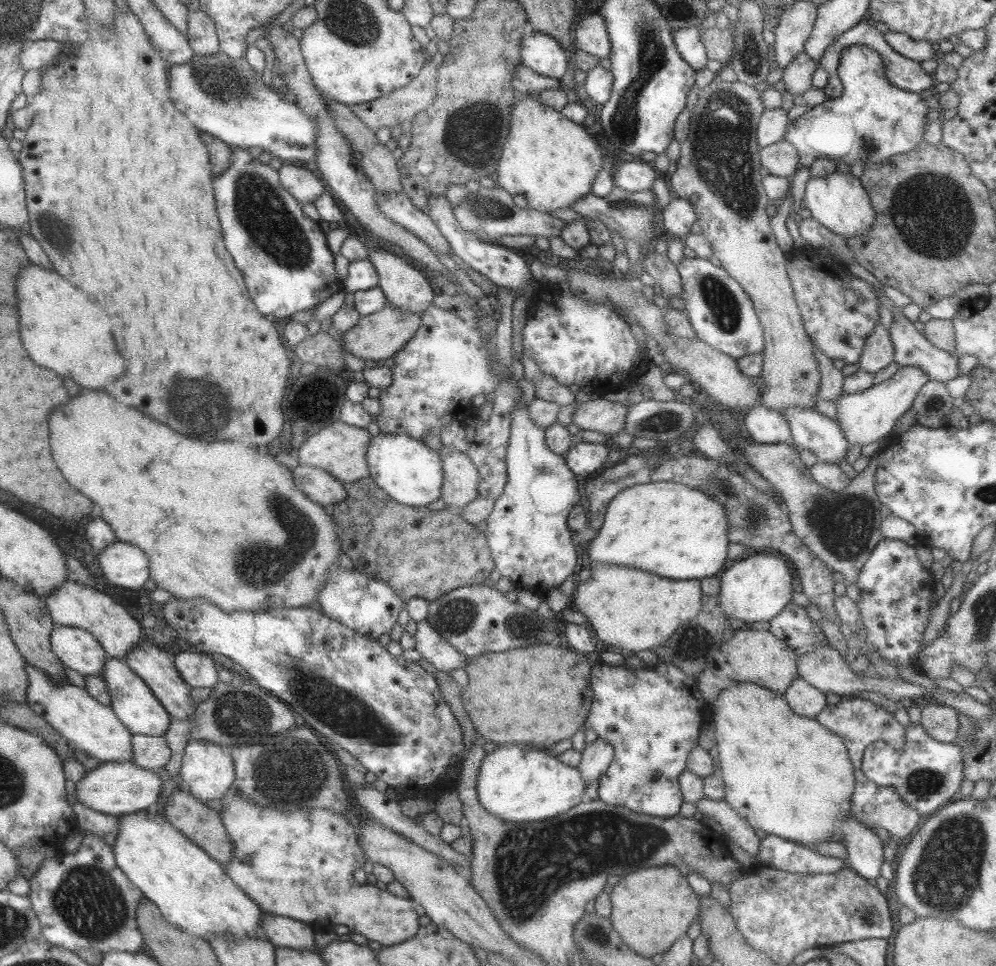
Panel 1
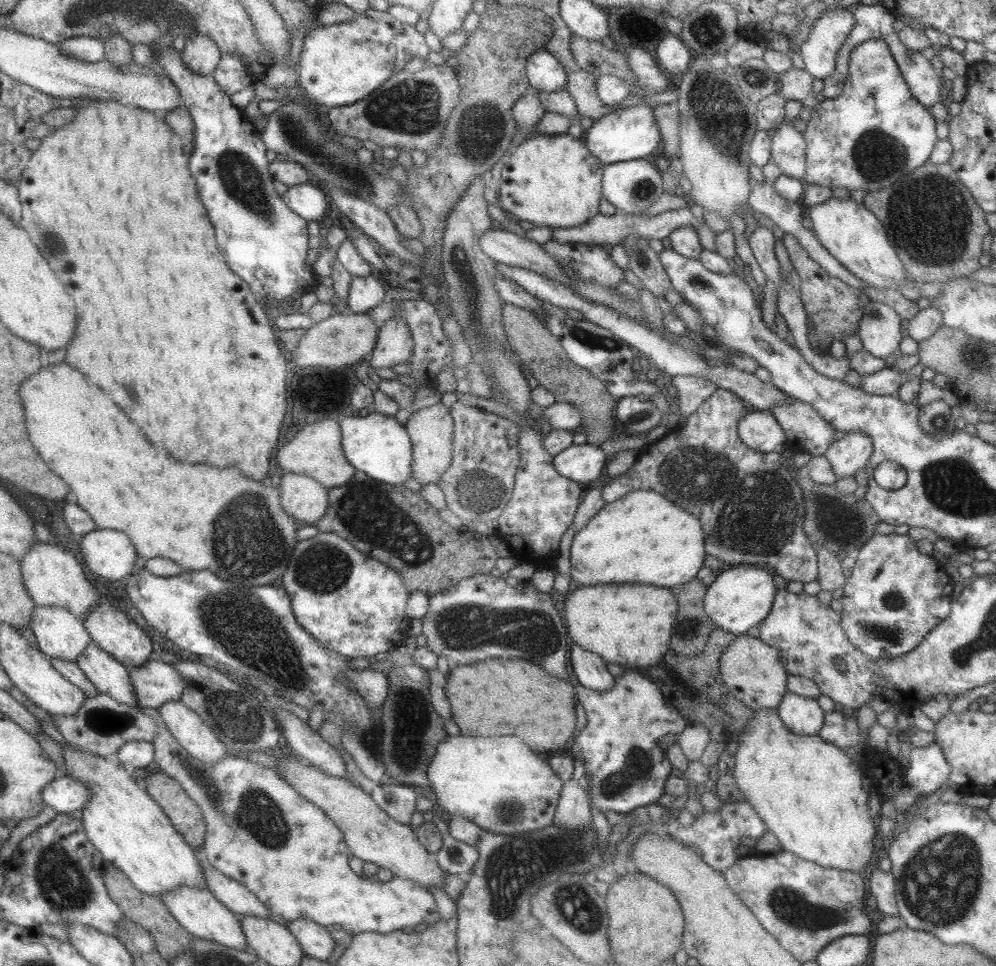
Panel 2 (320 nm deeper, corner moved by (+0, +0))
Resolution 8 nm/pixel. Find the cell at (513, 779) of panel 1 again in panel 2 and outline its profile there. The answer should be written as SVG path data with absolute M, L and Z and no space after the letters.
M446 736L437 744L435 756L431 757L425 774L439 808L450 816L467 818L484 831L497 834L523 834L551 824L563 784L560 778L555 778L547 760L529 752L529 748L513 736Z

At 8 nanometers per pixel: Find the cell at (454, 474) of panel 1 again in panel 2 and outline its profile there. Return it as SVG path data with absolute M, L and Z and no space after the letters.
M440 402L411 412L405 422L405 430L412 444L411 474L421 485L433 484L450 465L452 457L452 418L447 406Z

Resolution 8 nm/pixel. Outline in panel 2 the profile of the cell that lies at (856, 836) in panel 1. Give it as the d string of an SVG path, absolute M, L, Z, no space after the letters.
M877 868L869 876L869 892L875 898L876 909L882 916L898 916L895 900L895 879L890 872Z

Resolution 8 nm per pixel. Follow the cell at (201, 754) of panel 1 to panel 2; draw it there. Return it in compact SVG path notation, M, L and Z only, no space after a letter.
M170 700L164 702L156 708L156 711L165 723L167 730L173 735L173 738L175 738L175 741L193 759L210 765L229 754L225 744L218 740L217 735L211 728L201 720L201 717L194 710L187 708L181 701Z

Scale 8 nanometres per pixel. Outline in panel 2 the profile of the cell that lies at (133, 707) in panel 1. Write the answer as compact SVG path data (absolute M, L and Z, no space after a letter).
M90 643L82 654L75 657L74 663L99 693L121 704L137 707L127 668L115 657Z

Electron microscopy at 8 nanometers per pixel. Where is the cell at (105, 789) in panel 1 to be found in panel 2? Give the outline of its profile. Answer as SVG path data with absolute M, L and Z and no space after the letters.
M57 775L43 786L41 798L44 806L50 806L57 813L70 814L79 810L88 799L88 788L66 775Z

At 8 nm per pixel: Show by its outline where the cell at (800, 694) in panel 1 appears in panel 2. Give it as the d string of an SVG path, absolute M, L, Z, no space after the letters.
M789 691L775 709L782 725L797 736L814 736L824 723L824 712L816 699Z

